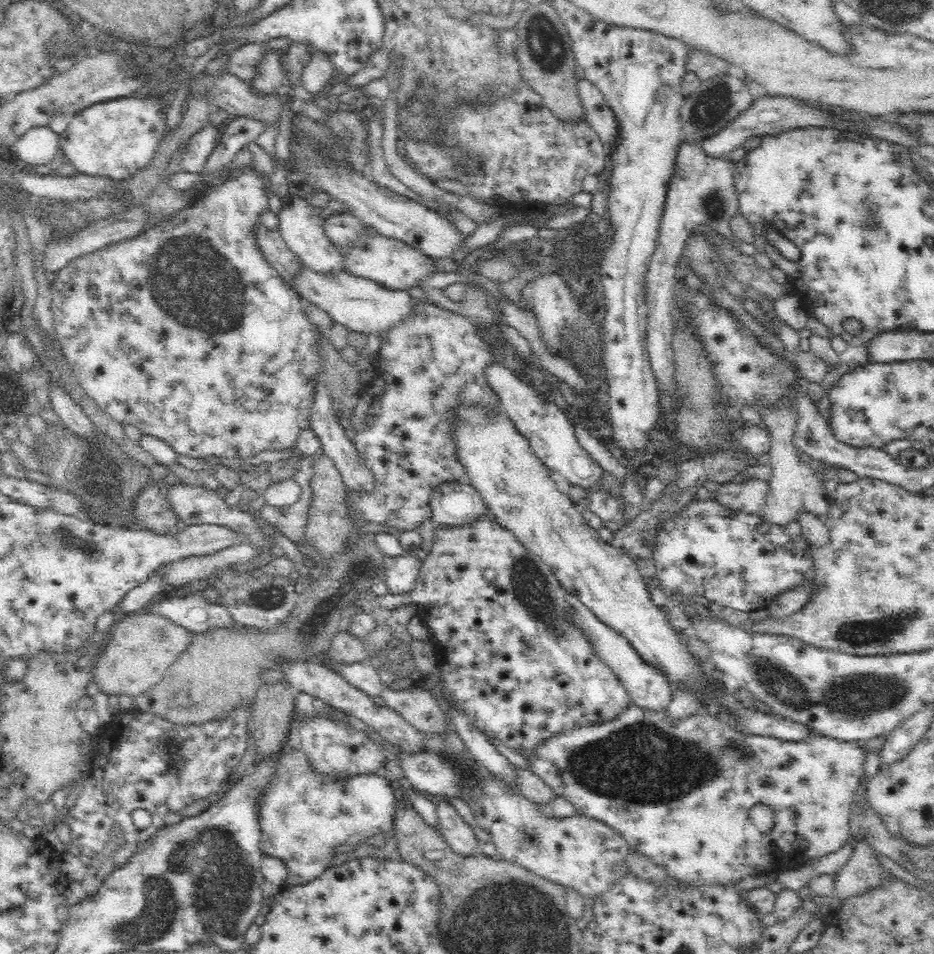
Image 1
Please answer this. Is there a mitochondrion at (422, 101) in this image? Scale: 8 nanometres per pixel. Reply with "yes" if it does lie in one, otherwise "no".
yes

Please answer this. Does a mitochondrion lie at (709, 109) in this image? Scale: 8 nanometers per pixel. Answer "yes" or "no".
yes

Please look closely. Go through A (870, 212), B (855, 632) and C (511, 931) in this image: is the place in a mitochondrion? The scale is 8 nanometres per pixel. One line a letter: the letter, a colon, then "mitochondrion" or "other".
A: mitochondrion
B: mitochondrion
C: mitochondrion

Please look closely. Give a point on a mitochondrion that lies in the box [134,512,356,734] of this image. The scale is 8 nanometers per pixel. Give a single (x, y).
(266, 598)

